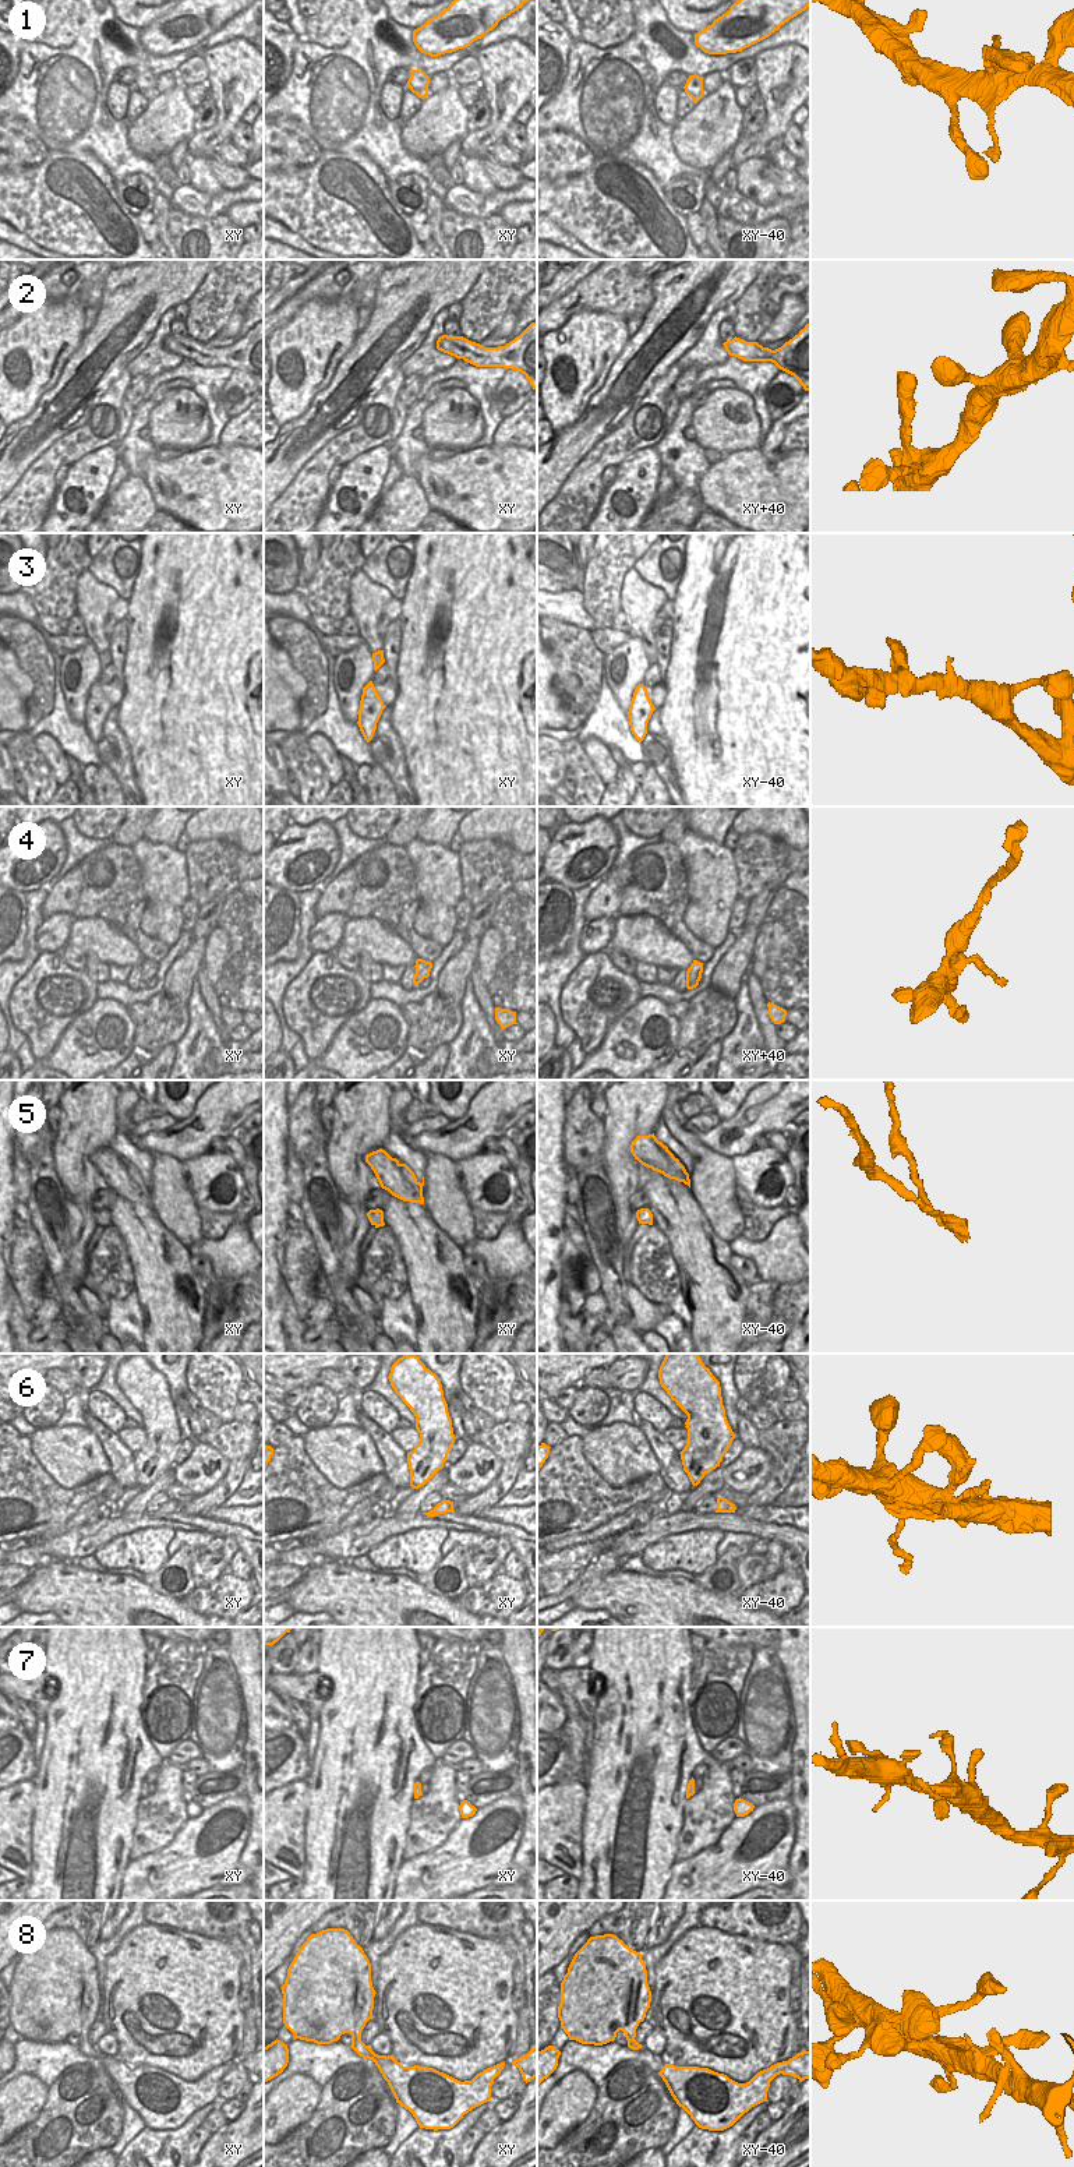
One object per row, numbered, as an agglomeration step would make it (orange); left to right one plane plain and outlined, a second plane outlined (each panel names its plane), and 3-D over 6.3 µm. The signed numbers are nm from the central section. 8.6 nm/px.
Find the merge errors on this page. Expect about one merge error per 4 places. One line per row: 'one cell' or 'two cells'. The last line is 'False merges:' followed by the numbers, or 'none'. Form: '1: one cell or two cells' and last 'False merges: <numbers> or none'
1: one cell
2: one cell
3: one cell
4: one cell
5: two cells
6: one cell
7: one cell
8: one cell
False merges: 5

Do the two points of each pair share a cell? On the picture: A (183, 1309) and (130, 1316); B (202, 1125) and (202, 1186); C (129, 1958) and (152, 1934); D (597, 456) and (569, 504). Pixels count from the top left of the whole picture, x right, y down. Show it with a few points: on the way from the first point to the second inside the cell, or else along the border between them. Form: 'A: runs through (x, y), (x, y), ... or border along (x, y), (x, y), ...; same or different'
A: border along (134, 1287), (142, 1313), (144, 1338); different
B: border along (208, 1151), (188, 1157), (183, 1163); different
C: runs through (134, 1952), (147, 1940); same
D: runs through (590, 468), (580, 493); same

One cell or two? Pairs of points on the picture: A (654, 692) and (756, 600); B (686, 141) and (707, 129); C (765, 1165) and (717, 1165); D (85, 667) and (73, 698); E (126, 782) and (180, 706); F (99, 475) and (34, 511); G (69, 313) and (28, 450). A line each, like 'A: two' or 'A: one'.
A: two
B: one
C: two
D: one
E: two
F: two
G: two

